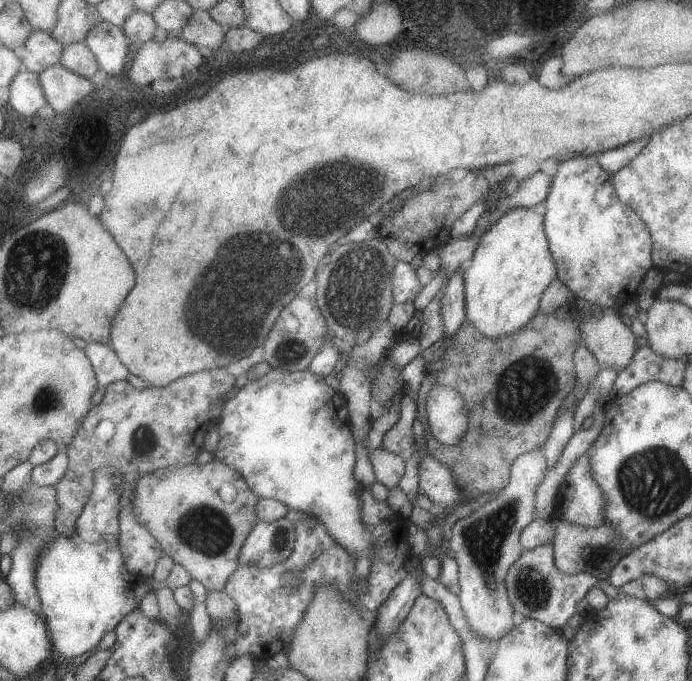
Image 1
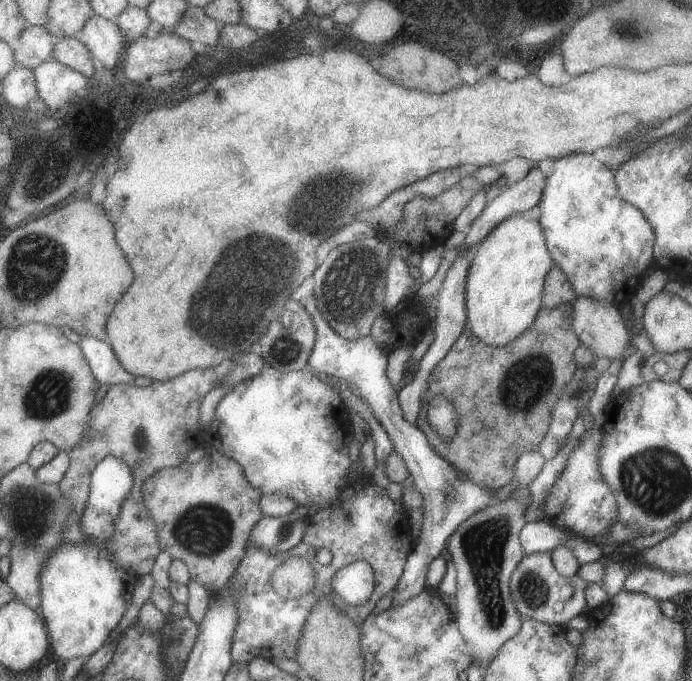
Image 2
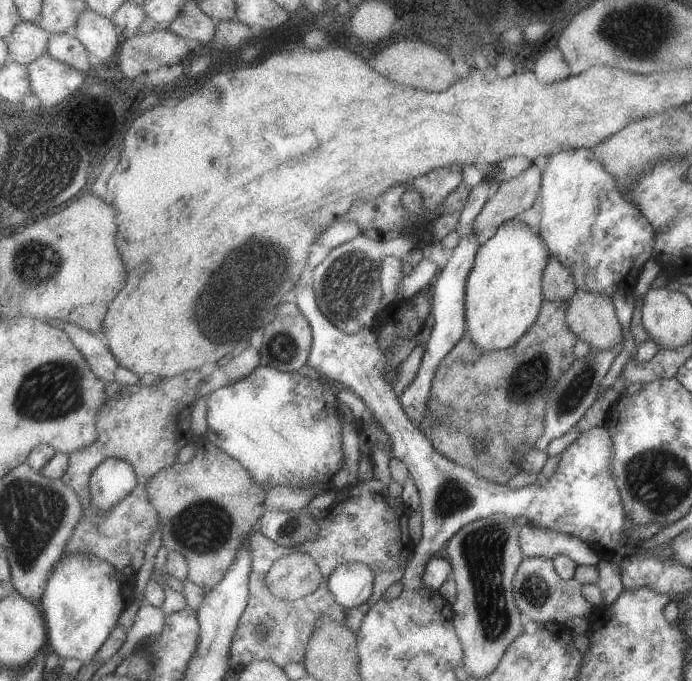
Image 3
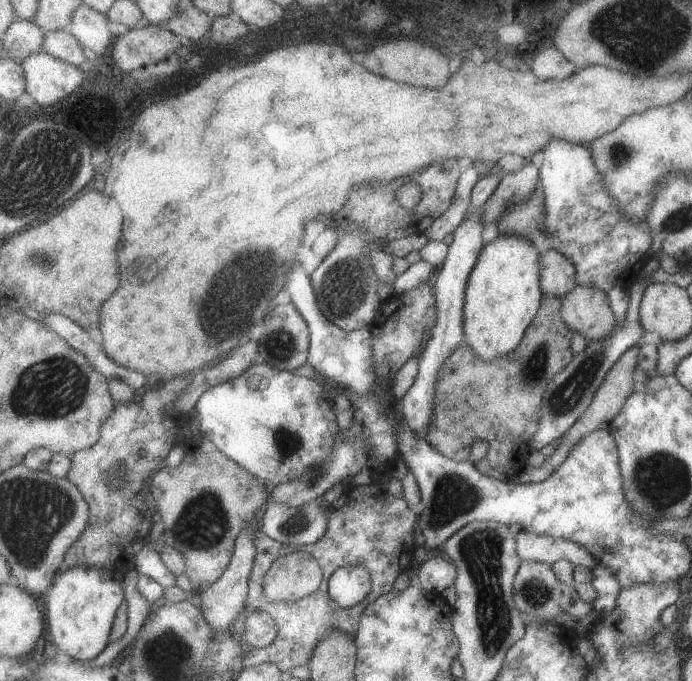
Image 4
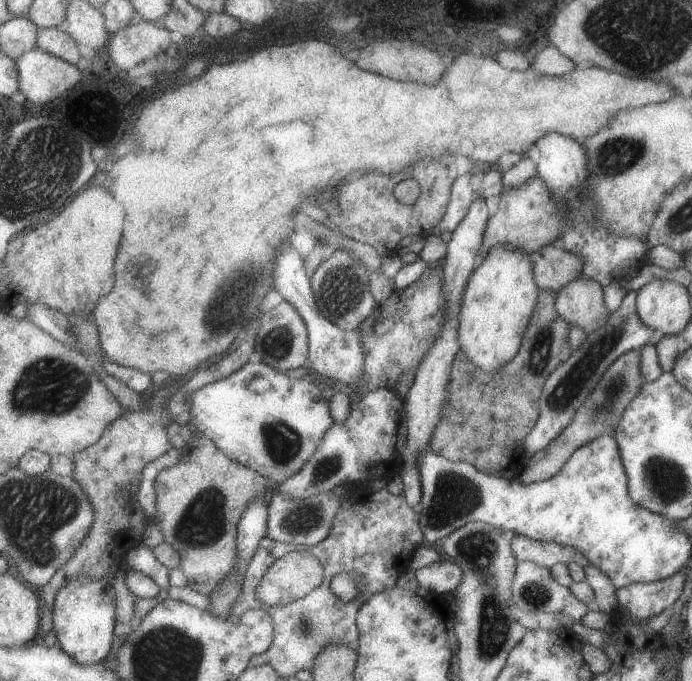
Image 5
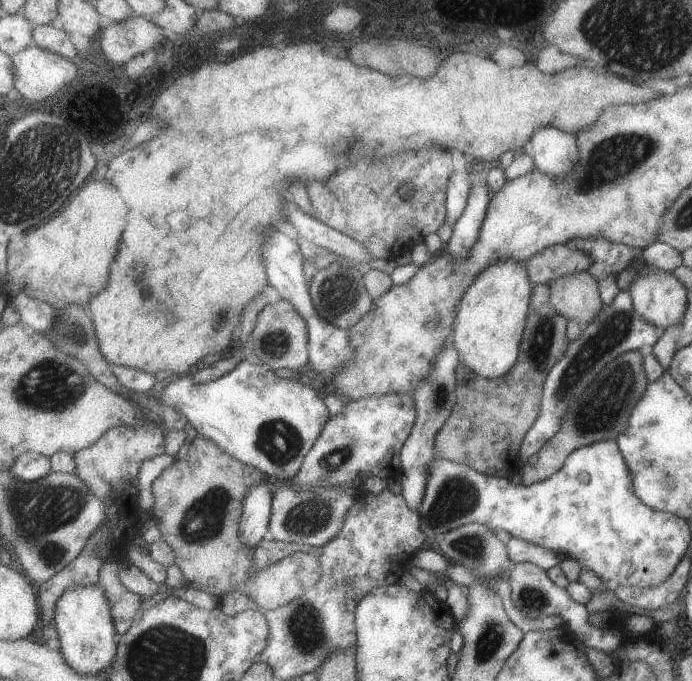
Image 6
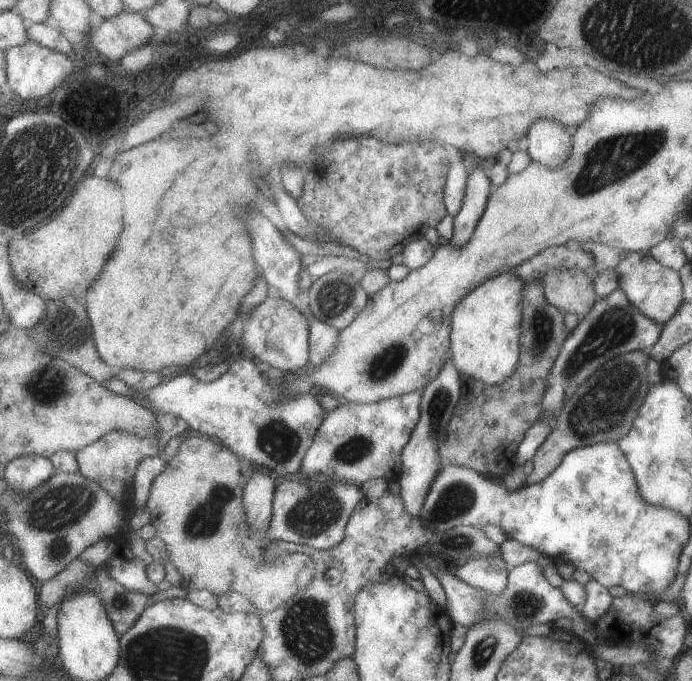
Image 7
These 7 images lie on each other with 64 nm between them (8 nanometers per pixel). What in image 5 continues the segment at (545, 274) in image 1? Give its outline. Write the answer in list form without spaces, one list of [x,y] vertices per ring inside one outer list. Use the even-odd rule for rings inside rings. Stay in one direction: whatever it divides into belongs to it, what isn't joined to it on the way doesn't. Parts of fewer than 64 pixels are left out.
[[[503,246],[493,248],[487,258],[481,258],[479,268],[471,276],[465,292],[463,312],[461,312],[461,346],[479,368],[487,372],[499,372],[511,364],[527,336],[527,328],[535,316],[541,298],[541,286],[535,280],[535,260],[533,254]]]

